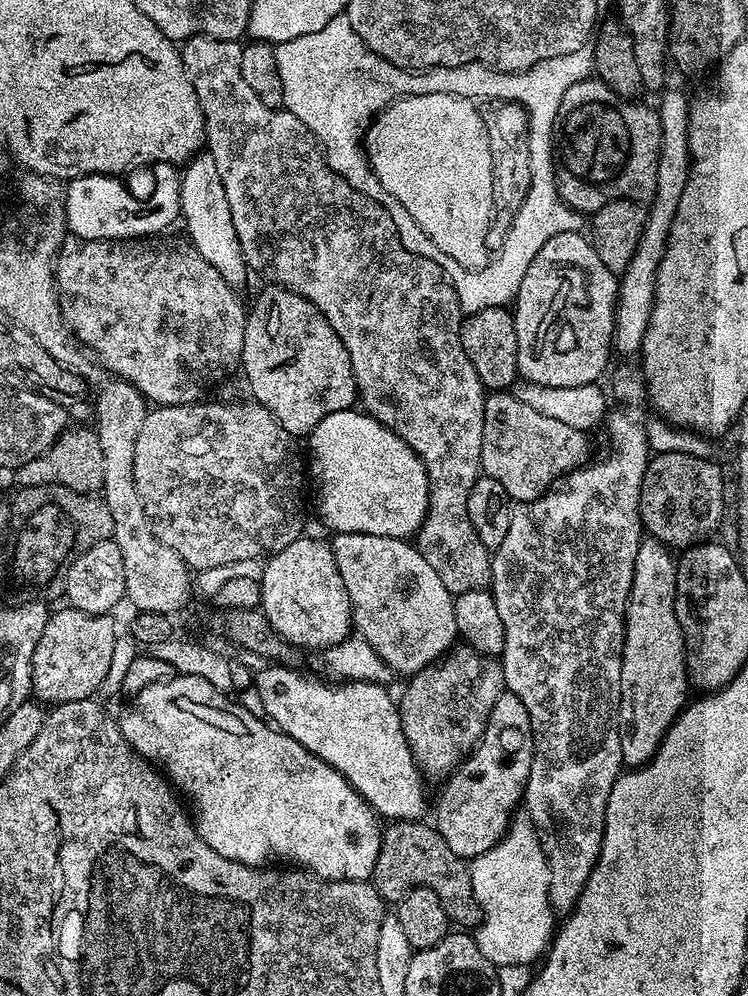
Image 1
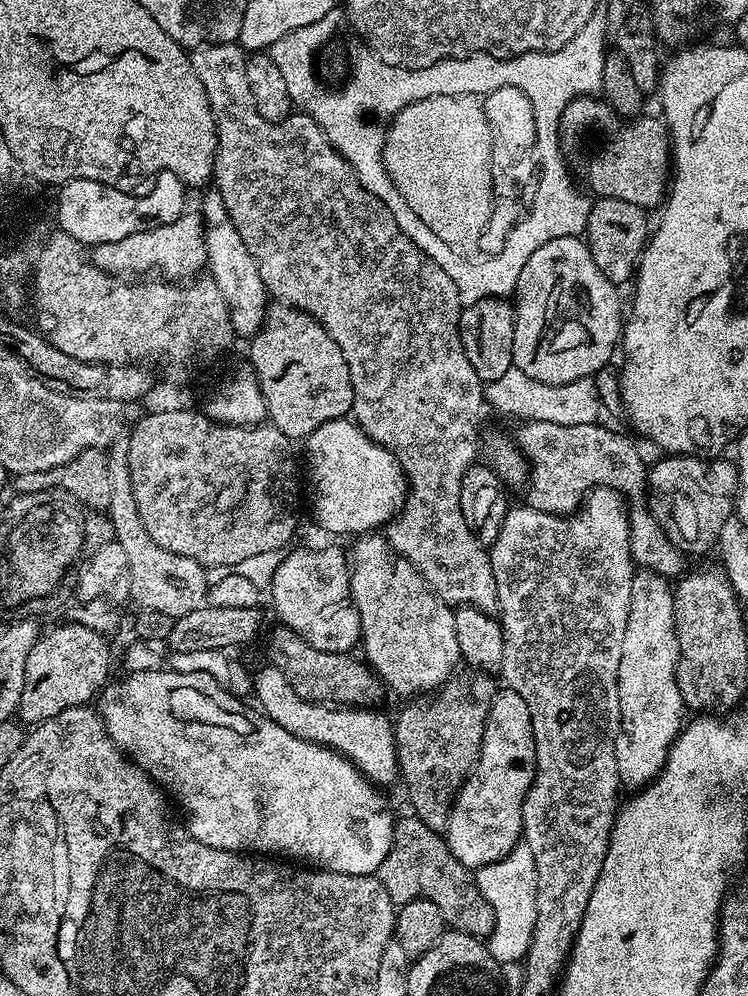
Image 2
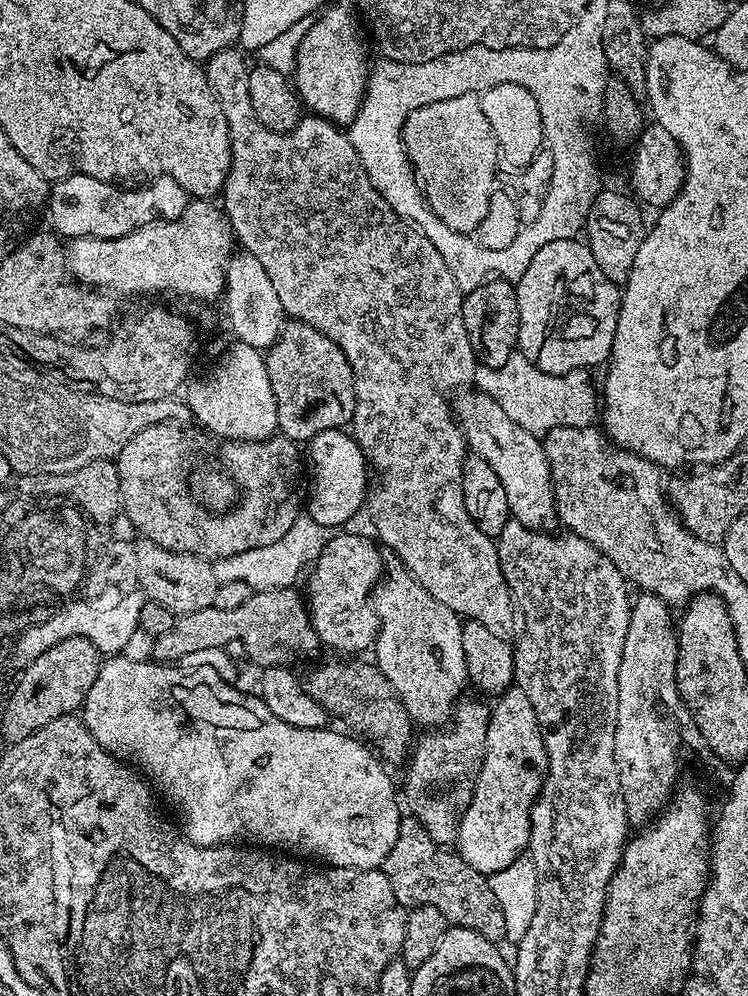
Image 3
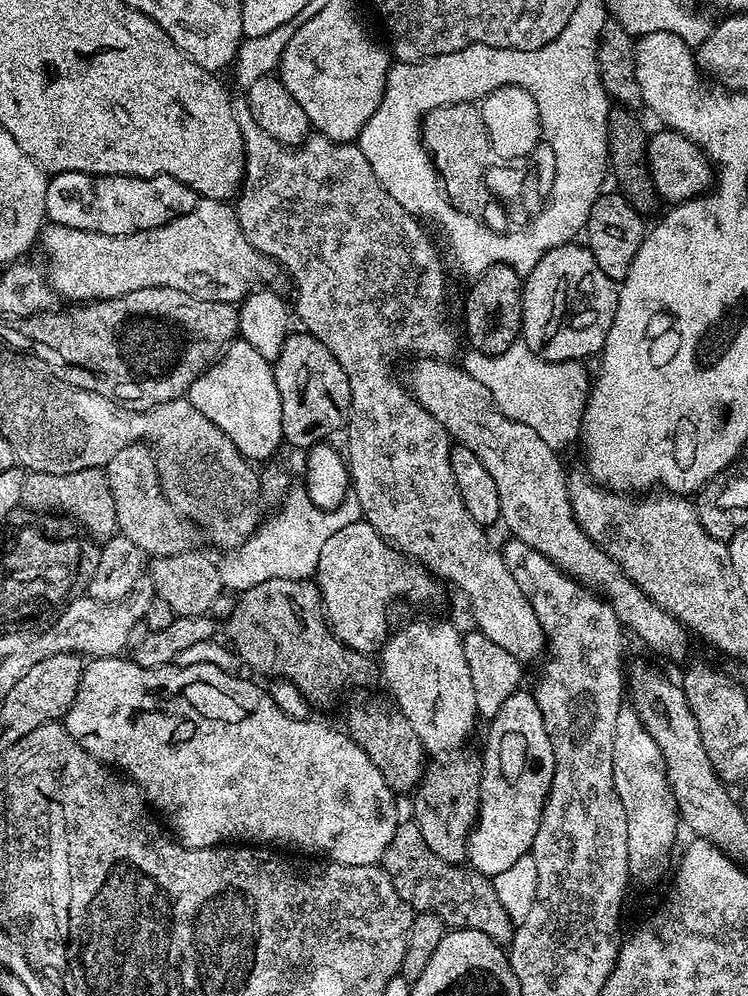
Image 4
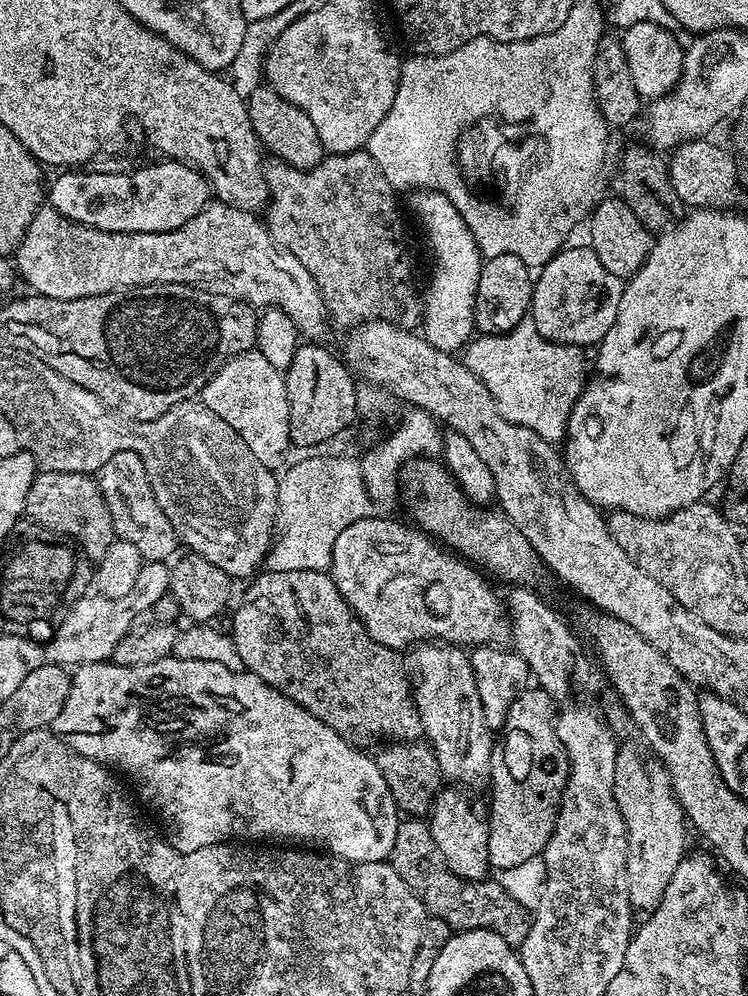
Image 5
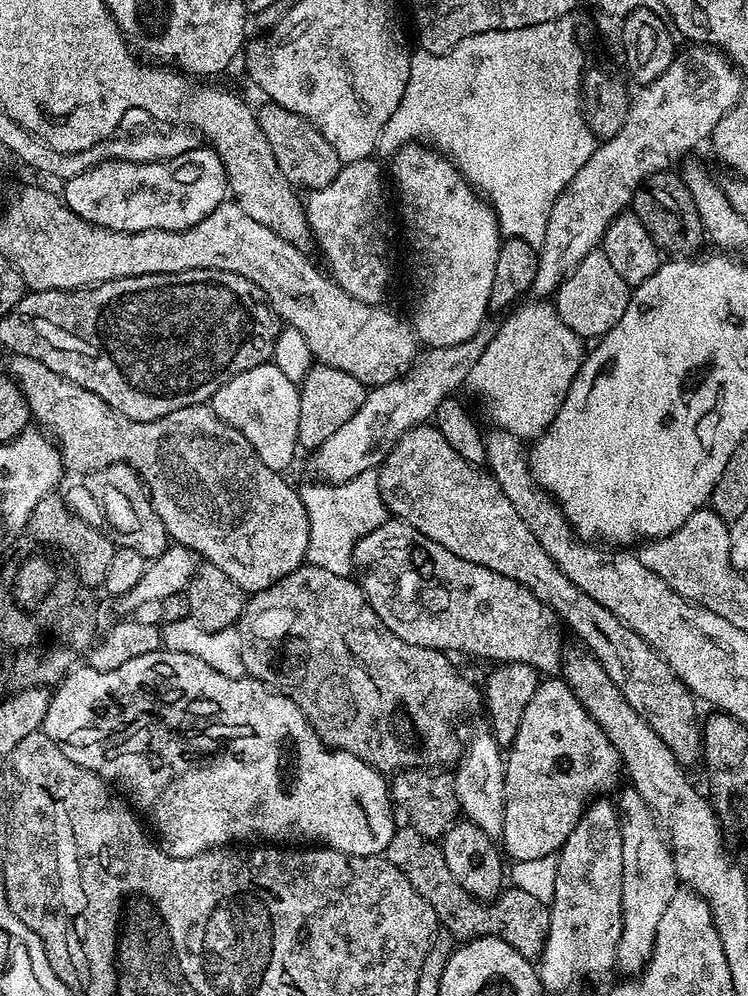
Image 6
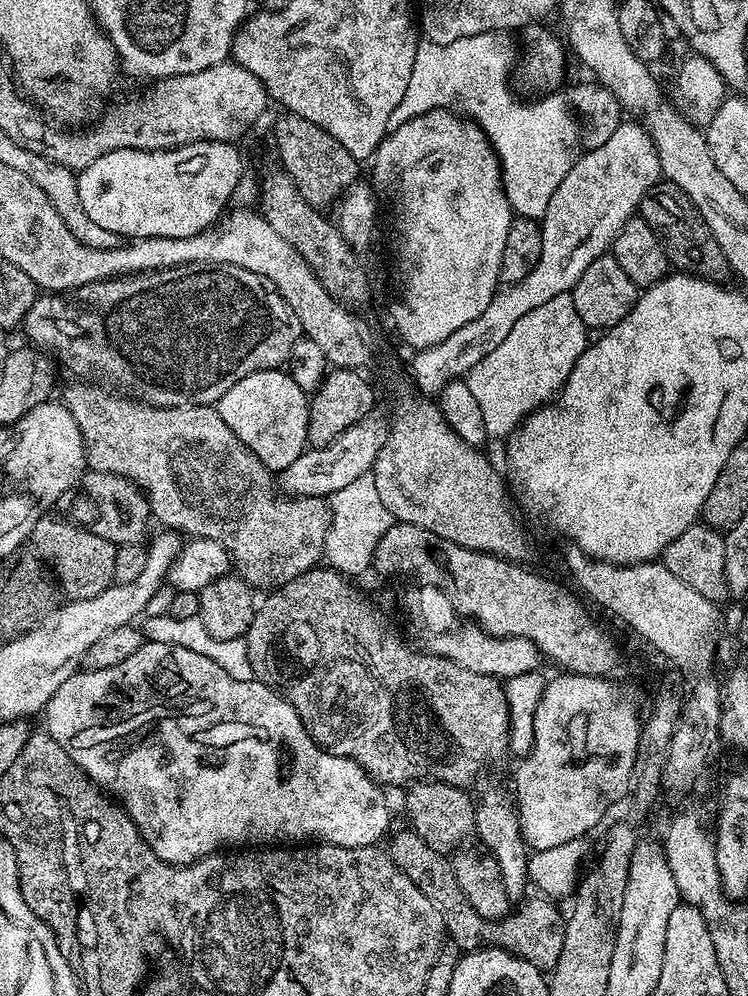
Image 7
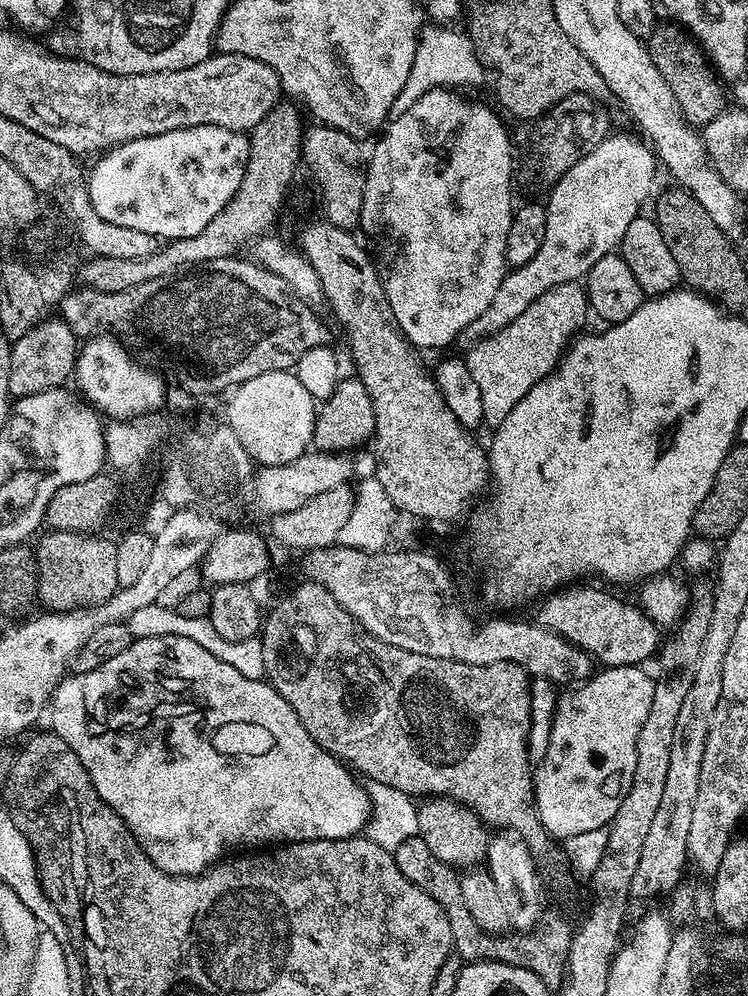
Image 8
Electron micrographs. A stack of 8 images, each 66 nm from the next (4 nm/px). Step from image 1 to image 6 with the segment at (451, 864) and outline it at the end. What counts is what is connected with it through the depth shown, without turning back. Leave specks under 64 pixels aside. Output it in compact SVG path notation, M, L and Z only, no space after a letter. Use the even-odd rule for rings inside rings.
M410 826L397 827L396 833L388 843L387 858L391 864L398 866L402 874L434 906L434 914L442 925L457 941L477 940L479 936L497 936L502 942L510 942L518 954L529 958L539 957L544 948L544 939L548 933L548 909L545 901L534 898L534 894L526 894L526 890L515 886L500 893L495 900L489 902L471 896L454 878L450 866L446 866L443 847L439 843L426 840L418 830Z

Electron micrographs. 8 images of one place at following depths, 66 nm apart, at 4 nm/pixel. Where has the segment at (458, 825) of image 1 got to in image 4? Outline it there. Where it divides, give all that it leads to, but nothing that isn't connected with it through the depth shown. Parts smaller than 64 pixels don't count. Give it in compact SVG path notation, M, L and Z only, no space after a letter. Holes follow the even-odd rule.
M531 691L510 694L487 727L488 741L484 744L480 773L480 814L468 836L467 863L491 878L531 853L544 803L552 788L556 758Z

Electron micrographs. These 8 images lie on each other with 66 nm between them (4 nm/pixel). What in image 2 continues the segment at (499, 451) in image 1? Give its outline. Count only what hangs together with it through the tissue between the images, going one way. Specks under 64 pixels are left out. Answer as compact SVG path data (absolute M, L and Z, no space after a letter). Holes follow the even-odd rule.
M525 420L514 439L530 462L527 503L539 512L558 516L575 513L593 488L615 488L629 497L646 488L646 464L628 436L607 428L604 422L588 425L558 425Z

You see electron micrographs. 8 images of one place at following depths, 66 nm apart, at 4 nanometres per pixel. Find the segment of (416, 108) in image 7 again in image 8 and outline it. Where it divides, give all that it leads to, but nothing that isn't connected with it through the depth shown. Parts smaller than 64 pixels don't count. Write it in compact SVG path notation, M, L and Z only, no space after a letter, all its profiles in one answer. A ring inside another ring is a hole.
M424 26L420 29L420 40L416 43L414 66L410 66L410 74L406 77L406 86L402 86L402 94L394 98L393 113L405 112L418 102L424 94L435 88L468 90L480 84L486 76L484 63L476 55L476 48L471 38L463 31L455 32L452 26Z

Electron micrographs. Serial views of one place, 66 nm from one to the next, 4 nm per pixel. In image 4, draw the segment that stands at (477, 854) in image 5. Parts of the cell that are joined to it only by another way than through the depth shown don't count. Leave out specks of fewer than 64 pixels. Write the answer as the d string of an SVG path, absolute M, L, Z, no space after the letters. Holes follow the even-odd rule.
M457 755L457 760L445 764L436 762L425 767L424 777L414 789L411 819L415 820L422 838L438 858L451 864L463 865L468 859L468 836L480 814L480 773L482 764L472 756Z

